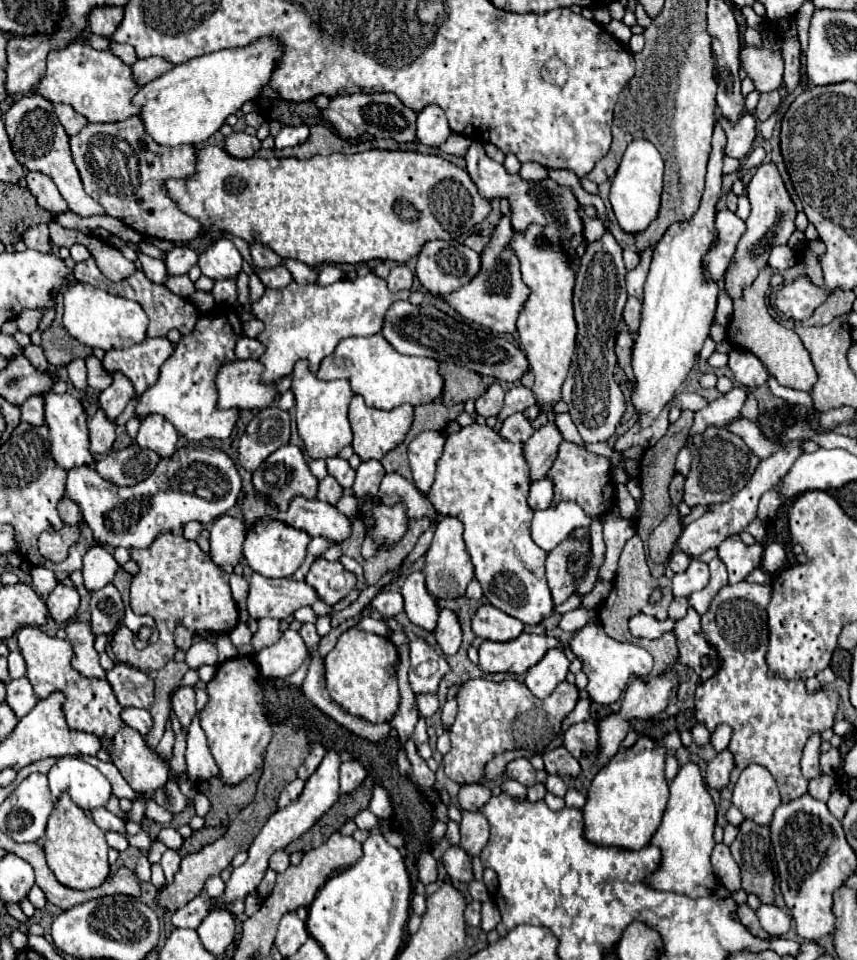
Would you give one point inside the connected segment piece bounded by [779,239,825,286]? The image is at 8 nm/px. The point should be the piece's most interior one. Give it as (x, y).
(808, 265)

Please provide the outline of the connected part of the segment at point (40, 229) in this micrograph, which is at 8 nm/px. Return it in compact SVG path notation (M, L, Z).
M40 224L29 229L22 237L29 249L35 249L39 253L53 253L49 238L49 229L46 224Z

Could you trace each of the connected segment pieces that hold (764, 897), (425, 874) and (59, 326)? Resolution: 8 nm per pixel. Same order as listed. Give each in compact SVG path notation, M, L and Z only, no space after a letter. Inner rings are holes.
M745 819L739 825L739 835L731 845L731 853L741 867L741 887L747 893L759 895L761 903L773 903L775 877L769 867L769 849L769 827Z
M421 853L417 859L417 875L423 885L437 881L437 861L431 853Z
M61 292L55 298L56 315L51 327L43 331L43 349L45 349L45 357L51 365L59 367L59 365L67 365L69 361L73 361L75 357L87 357L91 355L91 349L79 341L75 341L67 329L63 327L63 294Z

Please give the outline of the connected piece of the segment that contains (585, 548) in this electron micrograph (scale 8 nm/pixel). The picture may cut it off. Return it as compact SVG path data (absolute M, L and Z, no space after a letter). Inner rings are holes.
M569 535L563 543L559 543L555 549L547 553L545 569L555 605L567 601L567 597L573 595L577 589L575 583L577 575L571 573L571 557L583 557L589 555L589 551L591 551L589 539L575 539L573 535Z

